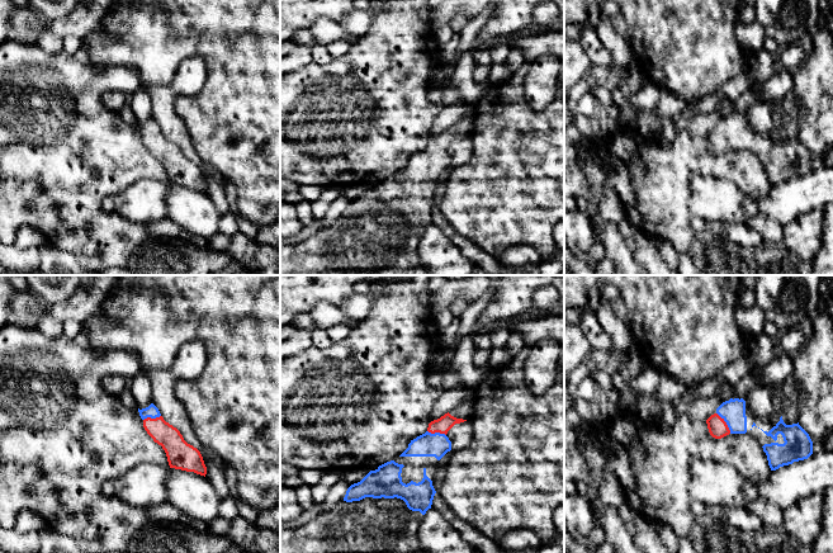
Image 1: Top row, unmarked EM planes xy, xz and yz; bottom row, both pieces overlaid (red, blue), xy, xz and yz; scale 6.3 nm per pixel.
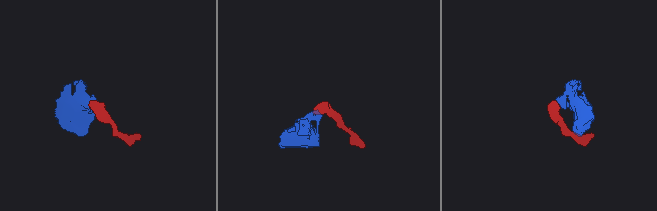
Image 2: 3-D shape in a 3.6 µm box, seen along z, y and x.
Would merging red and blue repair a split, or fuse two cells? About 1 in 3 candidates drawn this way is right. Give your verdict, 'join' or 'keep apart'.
join

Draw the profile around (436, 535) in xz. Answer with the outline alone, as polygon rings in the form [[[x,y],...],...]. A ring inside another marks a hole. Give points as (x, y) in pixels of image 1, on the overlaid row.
[[[432,507],[423,515],[418,539],[422,553],[478,553],[460,534]]]

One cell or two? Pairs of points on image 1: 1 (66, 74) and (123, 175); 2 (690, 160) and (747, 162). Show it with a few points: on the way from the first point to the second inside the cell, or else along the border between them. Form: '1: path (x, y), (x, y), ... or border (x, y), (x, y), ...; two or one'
1: path (94, 91), (95, 147); one
2: path (704, 160), (733, 159); one

